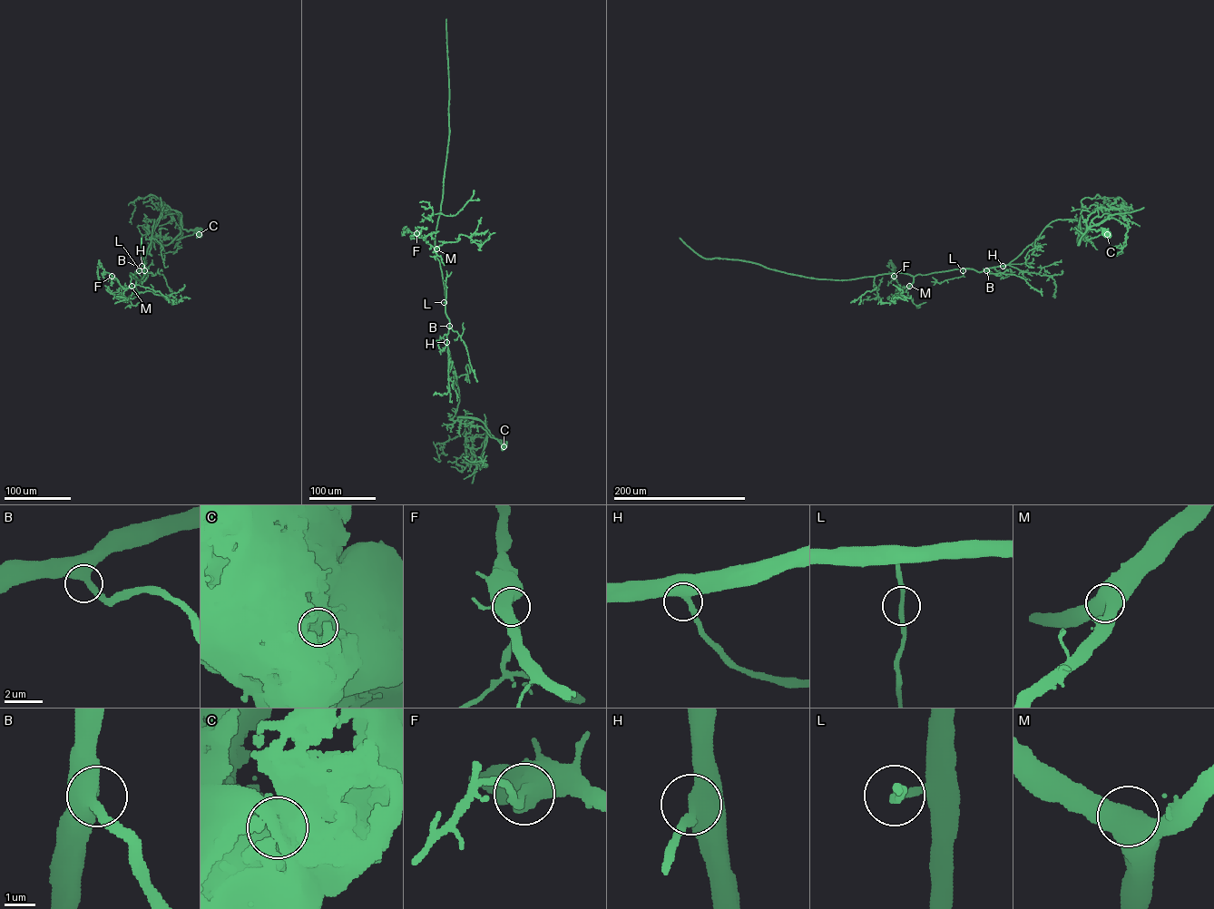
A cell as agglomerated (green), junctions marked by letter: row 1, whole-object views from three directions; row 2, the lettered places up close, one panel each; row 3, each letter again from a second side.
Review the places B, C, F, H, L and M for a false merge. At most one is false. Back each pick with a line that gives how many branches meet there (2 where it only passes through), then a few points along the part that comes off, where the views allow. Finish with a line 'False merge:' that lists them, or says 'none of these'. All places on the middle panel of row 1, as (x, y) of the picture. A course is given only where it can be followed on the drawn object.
C: Branches: 2. Course of the part to remove: (504, 446), (480, 419), (459, 416), (459, 419), (466, 421), (464, 433), (436, 444), (440, 461), (436, 460)
False merge: C

